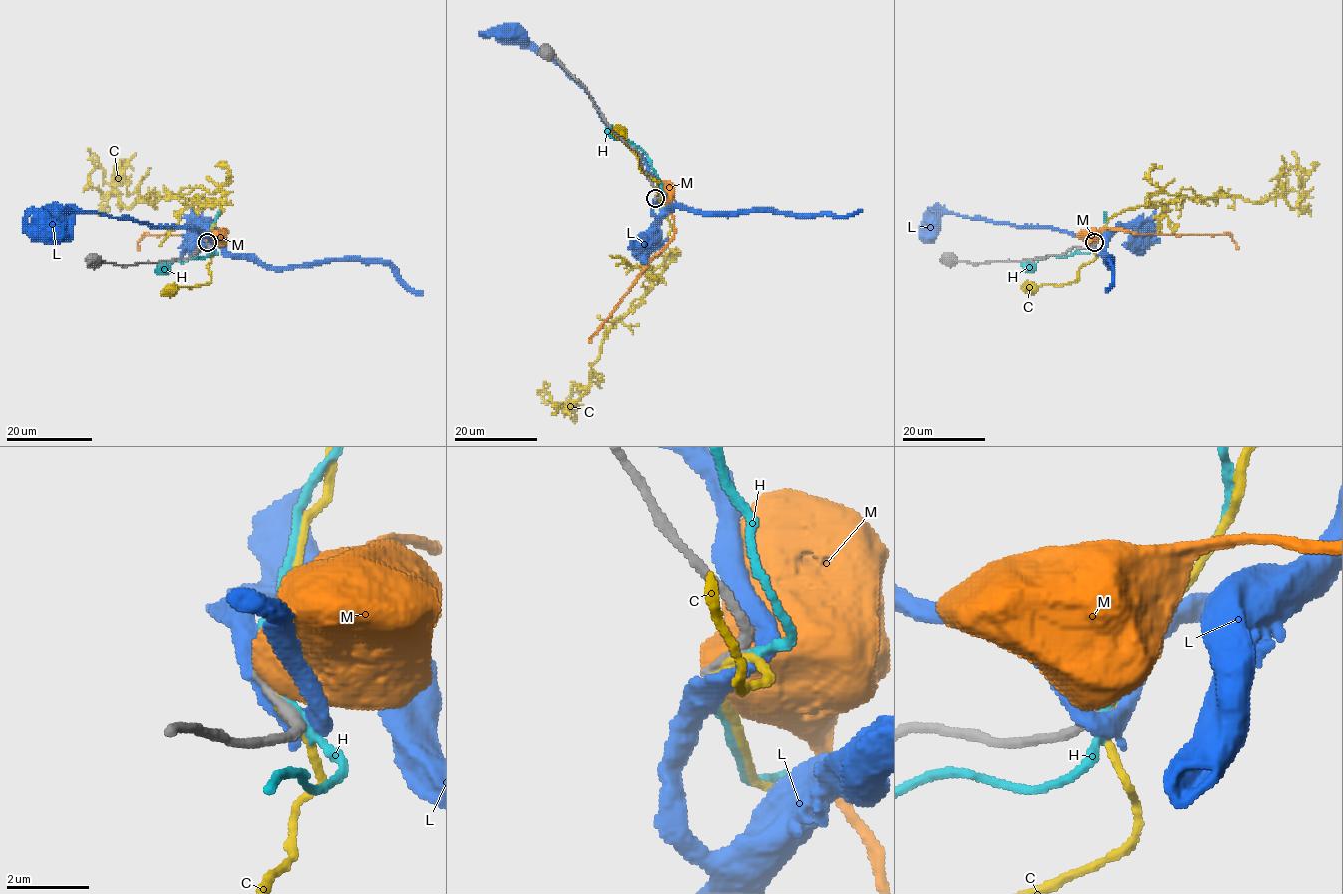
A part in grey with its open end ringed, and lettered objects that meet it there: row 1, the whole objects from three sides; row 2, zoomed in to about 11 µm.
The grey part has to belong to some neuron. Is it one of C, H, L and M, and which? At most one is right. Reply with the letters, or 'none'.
none

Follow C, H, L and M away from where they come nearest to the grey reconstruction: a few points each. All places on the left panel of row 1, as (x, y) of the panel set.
C: (209, 245), (213, 252), (208, 264), (210, 281), (168, 289)
H: (210, 246), (215, 252), (213, 255), (176, 260), (165, 270), (155, 272)
L: (209, 245), (209, 237), (196, 230), (98, 213), (77, 213), (69, 231), (55, 238)
M: (208, 244), (214, 244), (220, 235), (217, 236)

